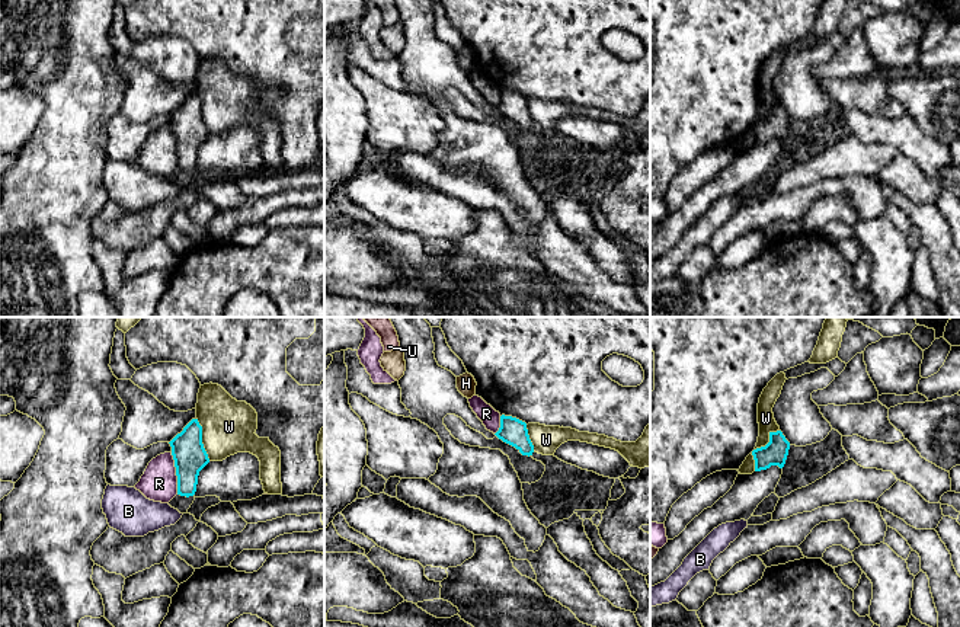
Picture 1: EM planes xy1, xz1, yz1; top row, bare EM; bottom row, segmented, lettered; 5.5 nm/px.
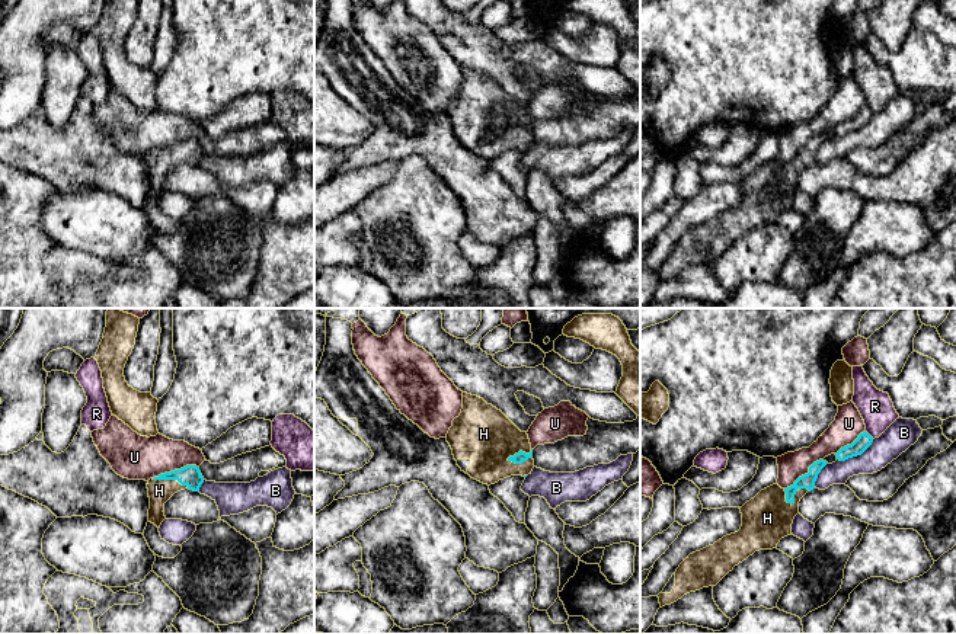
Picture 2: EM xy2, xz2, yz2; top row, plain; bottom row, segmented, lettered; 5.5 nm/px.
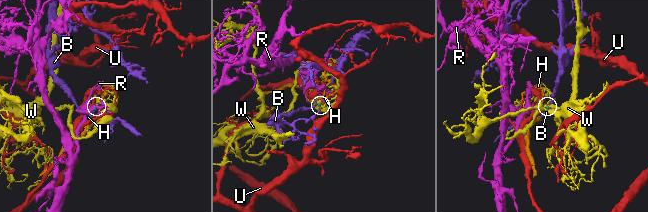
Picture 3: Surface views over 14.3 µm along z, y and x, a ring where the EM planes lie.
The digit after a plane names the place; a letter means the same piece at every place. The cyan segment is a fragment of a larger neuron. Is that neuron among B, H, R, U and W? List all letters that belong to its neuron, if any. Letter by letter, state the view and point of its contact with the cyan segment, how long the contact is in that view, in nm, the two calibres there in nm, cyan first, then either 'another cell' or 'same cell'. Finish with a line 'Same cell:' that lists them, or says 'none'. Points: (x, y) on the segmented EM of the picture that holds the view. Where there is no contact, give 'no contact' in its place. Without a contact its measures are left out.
B: yz2 (856, 455) | 240 nm | 80/160 nm | another cell
H: xz2 (520, 451) | 160 nm | 60/320 nm | same cell
R: xy1 (176, 473) | 240 nm | 180/200 nm | another cell
U: xy2 (175, 470) | 260 nm | 120/260 nm | another cell
W: xy1 (201, 440) | 260 nm | 180/300 nm | another cell
Same cell: H

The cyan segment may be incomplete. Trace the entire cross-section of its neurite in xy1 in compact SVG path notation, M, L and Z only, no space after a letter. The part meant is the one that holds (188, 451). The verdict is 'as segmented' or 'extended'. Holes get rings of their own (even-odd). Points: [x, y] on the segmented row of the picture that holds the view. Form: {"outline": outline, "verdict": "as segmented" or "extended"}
{"outline": "M192 419L169 444L176 467L177 495L193 496L199 471L209 463L198 419Z", "verdict": "as segmented"}

